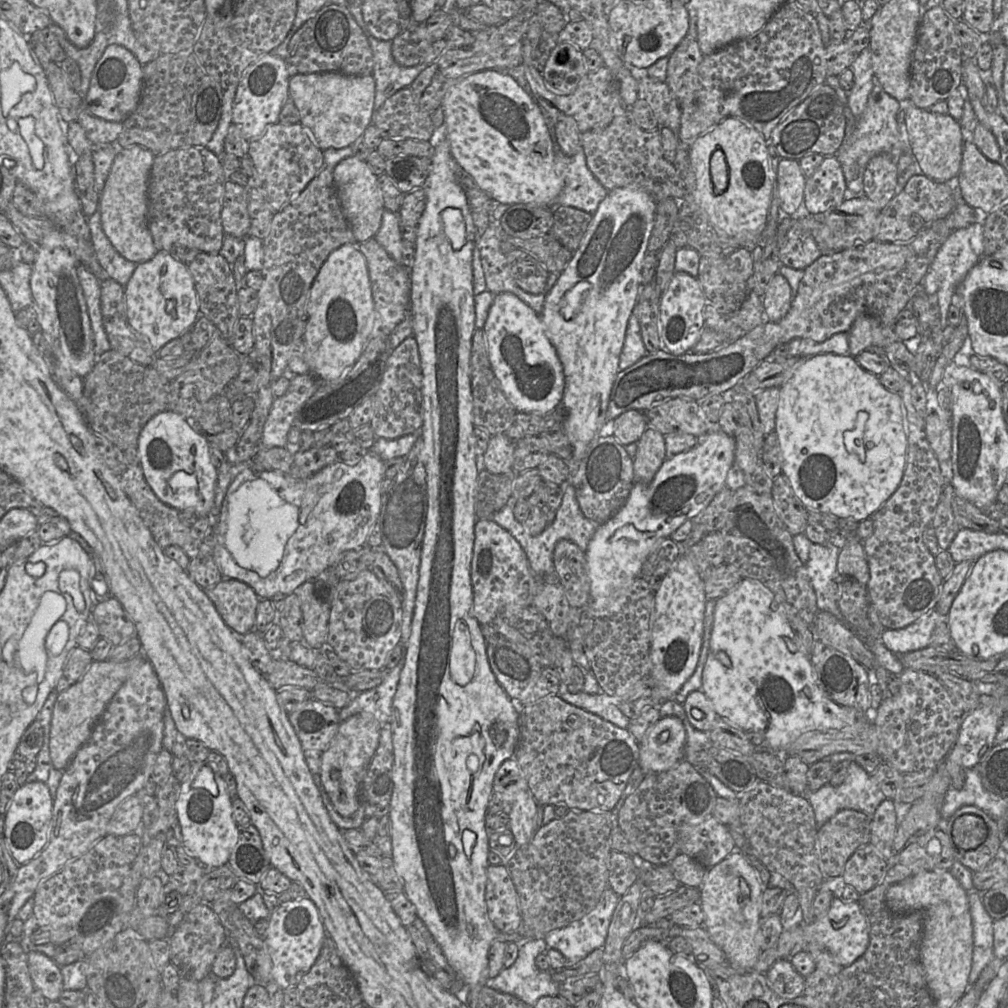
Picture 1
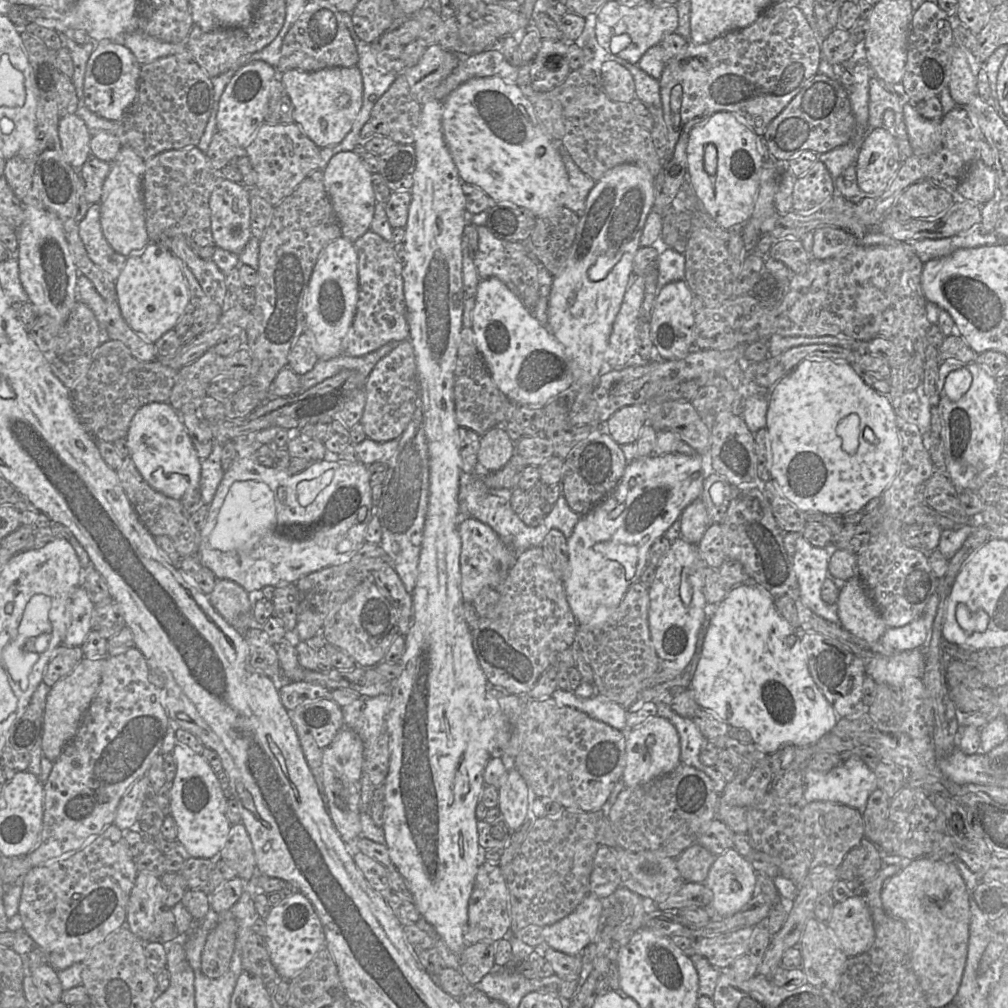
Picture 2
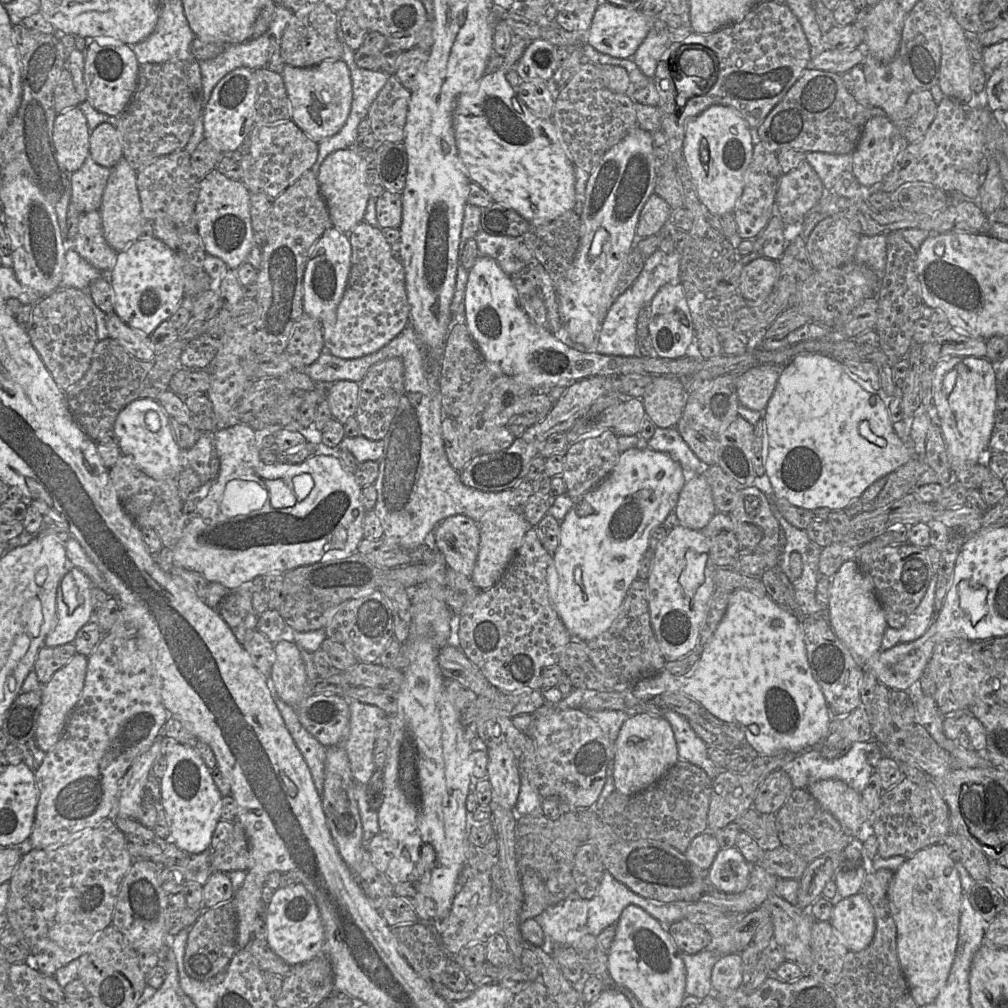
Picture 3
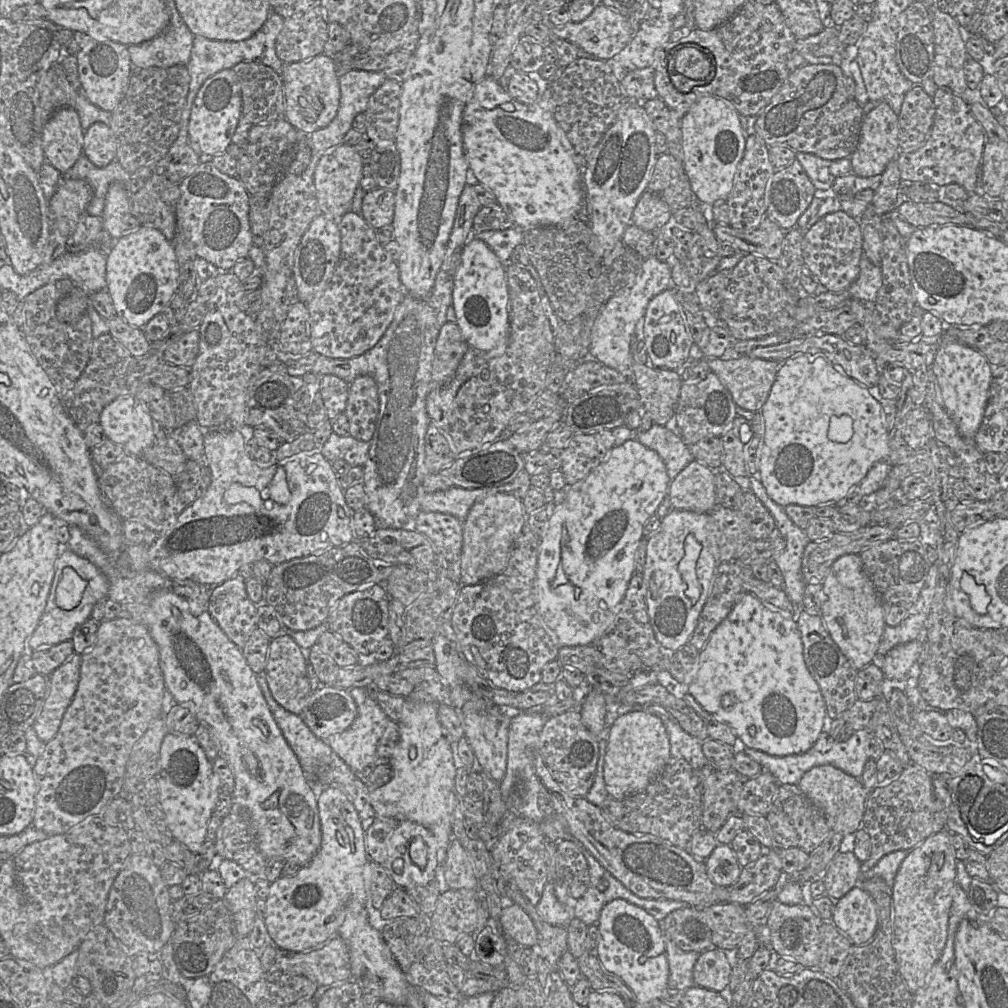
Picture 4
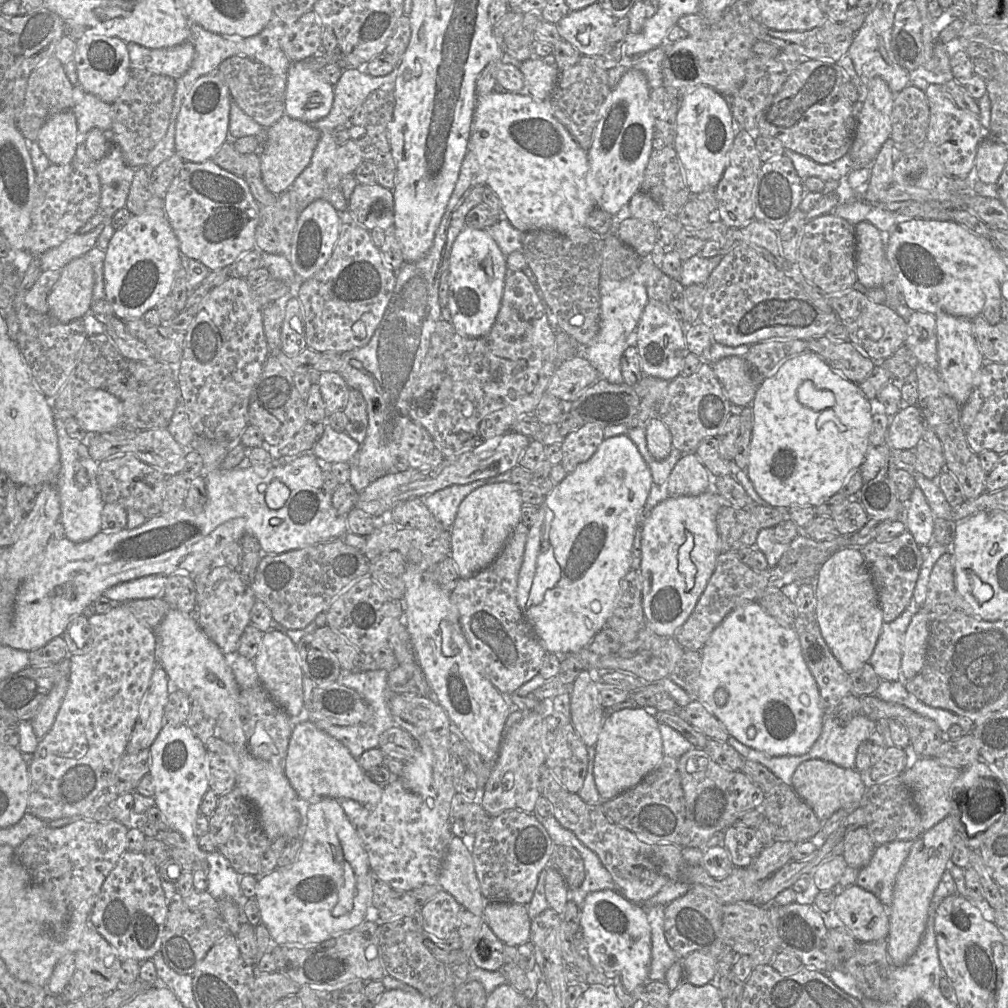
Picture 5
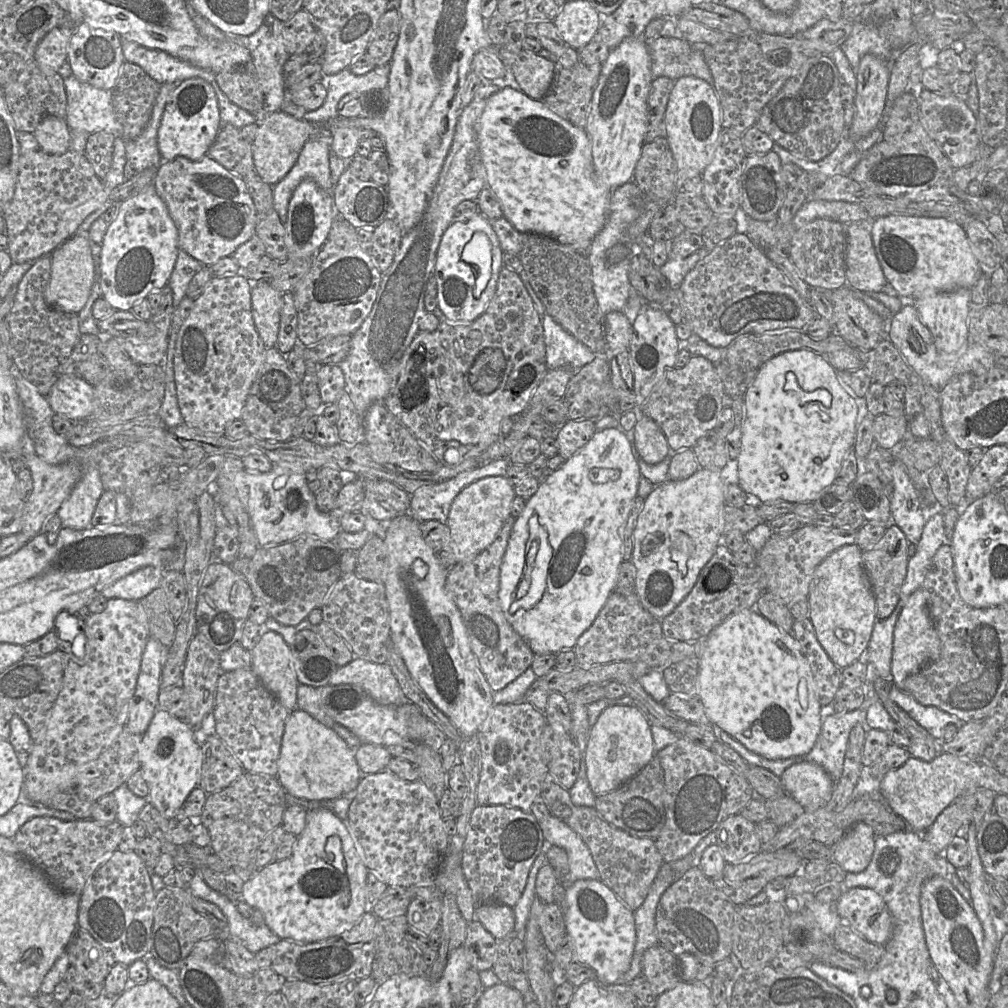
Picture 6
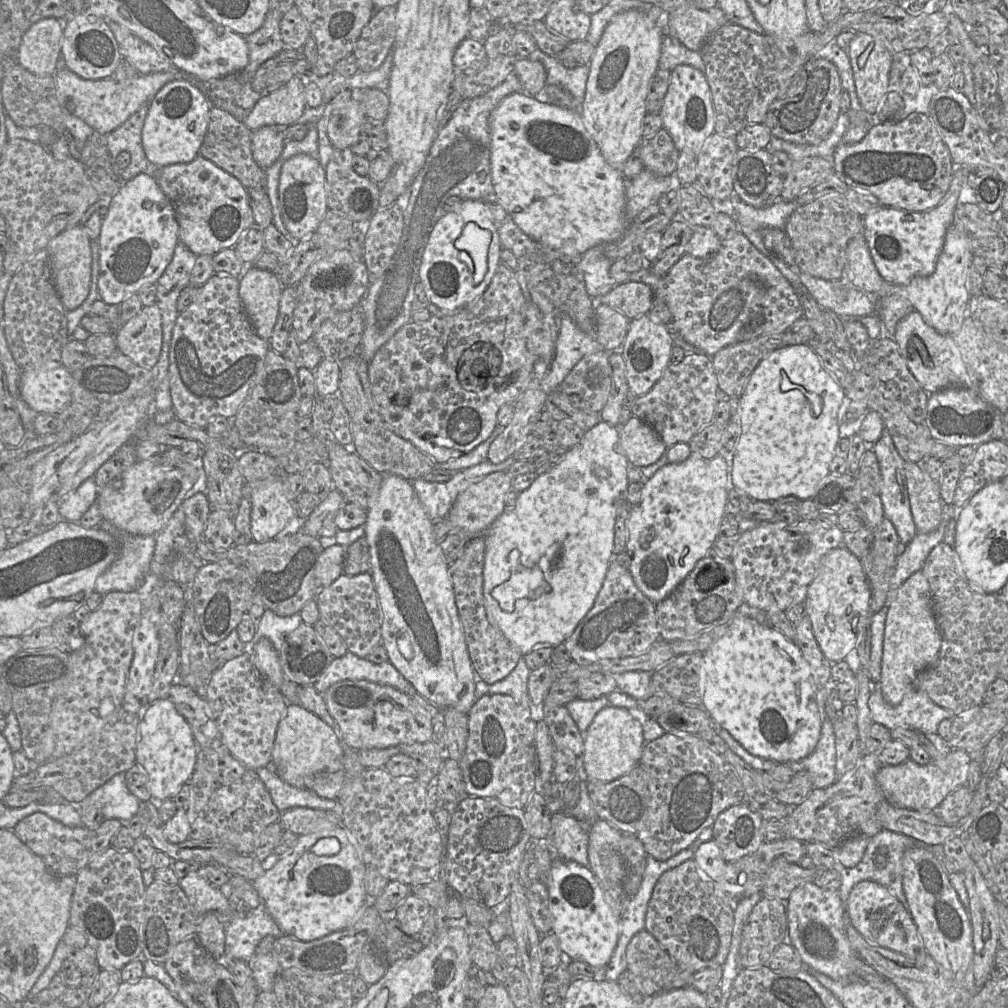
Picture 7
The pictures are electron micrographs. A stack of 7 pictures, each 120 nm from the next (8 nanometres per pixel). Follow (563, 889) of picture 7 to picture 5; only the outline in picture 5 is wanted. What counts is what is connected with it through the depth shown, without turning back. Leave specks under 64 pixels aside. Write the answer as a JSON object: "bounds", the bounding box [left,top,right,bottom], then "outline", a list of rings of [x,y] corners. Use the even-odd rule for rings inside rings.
{"bounds":[580,890,651,992],"outline":[[[617,890],[592,892],[581,906],[580,925],[587,943],[588,956],[608,977],[618,977],[629,992],[649,981],[651,927],[645,907],[632,903]]]}

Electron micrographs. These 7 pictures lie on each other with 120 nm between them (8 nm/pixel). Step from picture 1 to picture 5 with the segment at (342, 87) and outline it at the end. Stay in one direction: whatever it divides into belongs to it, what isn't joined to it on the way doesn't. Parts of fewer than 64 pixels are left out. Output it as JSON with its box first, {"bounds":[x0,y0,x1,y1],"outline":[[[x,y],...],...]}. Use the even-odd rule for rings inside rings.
{"bounds":[285,62,334,122],"outline":[[[292,62],[285,91],[285,114],[303,122],[326,117],[334,101],[334,86],[304,65]]]}

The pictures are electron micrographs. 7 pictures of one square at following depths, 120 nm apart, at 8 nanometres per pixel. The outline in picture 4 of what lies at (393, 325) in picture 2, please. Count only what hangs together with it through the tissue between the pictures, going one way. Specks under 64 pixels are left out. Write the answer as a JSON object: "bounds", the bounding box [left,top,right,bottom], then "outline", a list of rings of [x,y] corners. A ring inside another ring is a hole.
{"bounds":[305,210,406,358],"outline":[[[352,210],[338,221],[341,235],[339,262],[326,287],[305,303],[311,319],[313,350],[330,358],[353,358],[381,339],[406,292],[399,268],[376,237],[376,230]]]}

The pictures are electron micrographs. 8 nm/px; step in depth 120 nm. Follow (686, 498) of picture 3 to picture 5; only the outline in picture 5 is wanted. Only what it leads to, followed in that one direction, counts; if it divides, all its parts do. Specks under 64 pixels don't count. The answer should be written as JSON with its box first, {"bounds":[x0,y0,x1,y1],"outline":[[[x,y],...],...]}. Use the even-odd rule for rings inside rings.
{"bounds":[667,453,713,496],"outline":[[[696,453],[684,454],[675,464],[667,481],[670,496],[700,495],[713,489],[713,479]]]}

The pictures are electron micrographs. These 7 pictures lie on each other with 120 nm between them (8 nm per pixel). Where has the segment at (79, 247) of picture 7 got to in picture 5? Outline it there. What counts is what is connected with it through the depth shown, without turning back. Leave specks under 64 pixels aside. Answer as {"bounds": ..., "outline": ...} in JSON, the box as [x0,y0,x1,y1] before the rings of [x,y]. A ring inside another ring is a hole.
{"bounds":[47,256,94,323],"outline":[[[82,256],[70,261],[61,269],[60,277],[47,297],[51,316],[61,323],[82,319],[91,310],[93,287],[94,271],[87,259]]]}

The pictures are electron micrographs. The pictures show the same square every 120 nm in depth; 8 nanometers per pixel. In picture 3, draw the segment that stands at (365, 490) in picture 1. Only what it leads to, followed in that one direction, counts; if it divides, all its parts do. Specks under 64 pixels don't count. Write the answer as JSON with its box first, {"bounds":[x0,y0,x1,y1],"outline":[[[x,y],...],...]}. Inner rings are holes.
{"bounds":[172,423,366,591],"outline":[[[245,423],[217,428],[213,432],[213,447],[220,460],[218,477],[212,483],[208,495],[198,503],[193,518],[187,523],[181,539],[172,549],[174,566],[195,571],[209,583],[220,583],[229,591],[248,586],[256,577],[272,573],[284,575],[298,567],[347,558],[358,550],[358,545],[364,538],[363,519],[366,509],[361,503],[362,487],[356,482],[354,473],[346,471],[339,459],[315,455],[299,464],[265,464],[259,458],[256,440],[257,432]],[[234,479],[253,481],[264,488],[268,492],[264,506],[246,515],[225,516],[220,510],[220,504],[227,483]],[[275,480],[282,480],[288,485],[296,500],[293,506],[273,507],[269,487]]]}

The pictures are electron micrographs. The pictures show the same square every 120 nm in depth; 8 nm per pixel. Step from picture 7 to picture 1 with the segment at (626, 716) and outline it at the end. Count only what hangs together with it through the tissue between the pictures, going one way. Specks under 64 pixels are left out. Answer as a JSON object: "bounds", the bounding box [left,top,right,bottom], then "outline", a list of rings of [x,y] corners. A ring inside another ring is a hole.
{"bounds":[639,716,686,773],"outline":[[[675,716],[661,717],[639,742],[639,767],[647,773],[666,771],[684,759],[686,730]]]}

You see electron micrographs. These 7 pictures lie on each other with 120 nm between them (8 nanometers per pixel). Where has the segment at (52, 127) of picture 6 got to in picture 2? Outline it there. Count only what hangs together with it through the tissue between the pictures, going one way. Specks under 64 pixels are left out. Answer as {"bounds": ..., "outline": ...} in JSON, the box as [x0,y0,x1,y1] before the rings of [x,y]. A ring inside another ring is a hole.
{"bounds":[58,114,91,170],"outline":[[[76,114],[61,117],[58,132],[67,162],[79,170],[91,153],[91,135],[85,122]]]}

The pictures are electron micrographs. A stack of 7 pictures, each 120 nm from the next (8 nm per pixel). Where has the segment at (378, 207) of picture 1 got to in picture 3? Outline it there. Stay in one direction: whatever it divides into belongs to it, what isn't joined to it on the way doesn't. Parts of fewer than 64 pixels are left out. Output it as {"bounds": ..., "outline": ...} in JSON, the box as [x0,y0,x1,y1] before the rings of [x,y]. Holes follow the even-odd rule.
{"bounds":[317,149,369,233],"outline":[[[341,149],[329,154],[322,162],[317,179],[326,202],[332,225],[343,233],[350,233],[364,215],[369,198],[367,166],[365,161],[351,149]]]}

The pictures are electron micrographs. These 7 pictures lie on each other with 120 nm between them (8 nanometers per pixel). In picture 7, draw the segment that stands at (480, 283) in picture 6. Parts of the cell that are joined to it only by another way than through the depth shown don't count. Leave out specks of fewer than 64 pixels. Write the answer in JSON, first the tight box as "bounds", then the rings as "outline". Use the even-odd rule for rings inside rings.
{"bounds":[455,223,491,285],"outline":[[[467,223],[461,235],[455,241],[459,251],[466,252],[474,264],[473,281],[475,285],[482,282],[487,272],[488,250],[491,243],[491,233],[475,223]]]}

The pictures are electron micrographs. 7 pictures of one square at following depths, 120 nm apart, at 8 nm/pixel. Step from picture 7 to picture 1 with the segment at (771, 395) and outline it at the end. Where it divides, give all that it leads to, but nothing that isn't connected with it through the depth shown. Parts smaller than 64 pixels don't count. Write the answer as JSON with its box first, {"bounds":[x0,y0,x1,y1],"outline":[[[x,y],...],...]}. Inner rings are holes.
{"bounds":[774,354,907,523],"outline":[[[818,354],[806,358],[780,387],[774,432],[778,436],[780,445],[782,475],[787,477],[795,495],[807,509],[822,514],[831,514],[838,518],[854,519],[860,523],[867,518],[873,518],[873,515],[896,491],[903,478],[906,465],[907,438],[900,395],[883,387],[879,381],[879,376],[864,370],[857,363],[856,358],[851,355]]]}

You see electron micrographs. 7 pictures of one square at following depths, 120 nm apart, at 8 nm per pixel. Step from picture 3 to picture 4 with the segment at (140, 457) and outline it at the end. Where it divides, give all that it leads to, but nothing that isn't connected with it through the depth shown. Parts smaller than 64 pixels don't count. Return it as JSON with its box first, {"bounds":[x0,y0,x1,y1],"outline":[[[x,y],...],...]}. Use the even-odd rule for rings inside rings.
{"bounds":[99,395,160,457],"outline":[[[122,395],[104,407],[99,424],[107,439],[120,445],[124,454],[141,457],[160,427],[136,397]]]}

